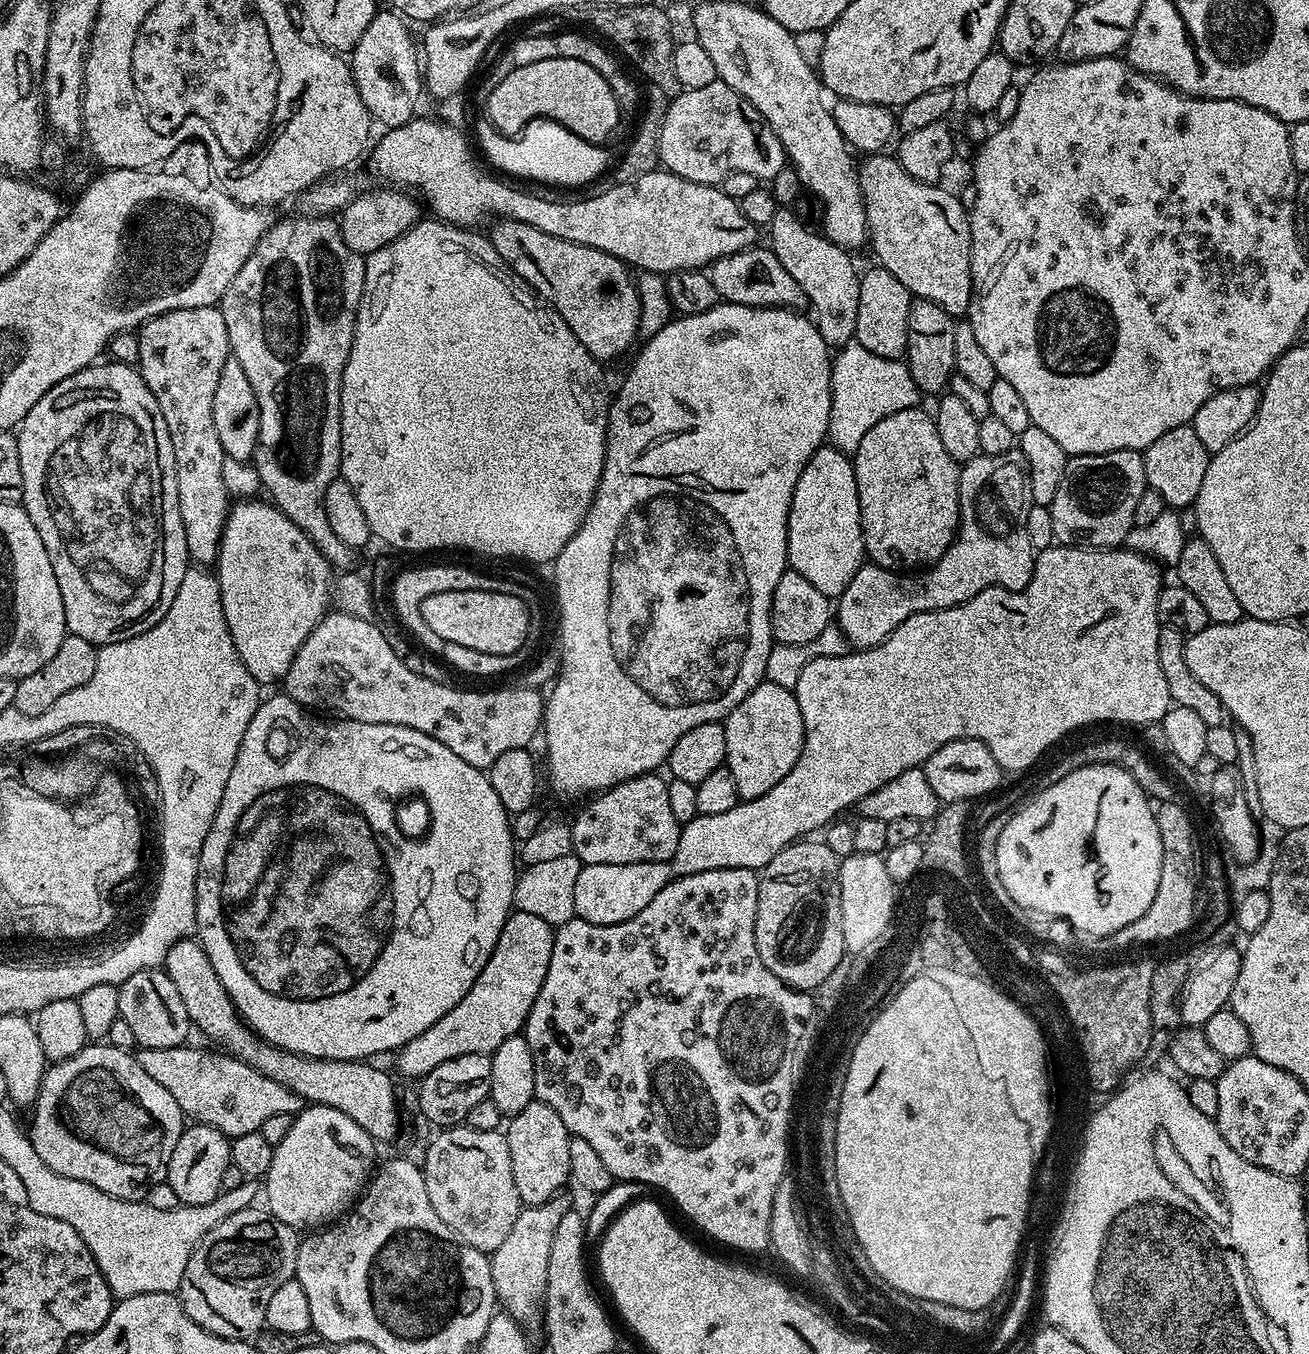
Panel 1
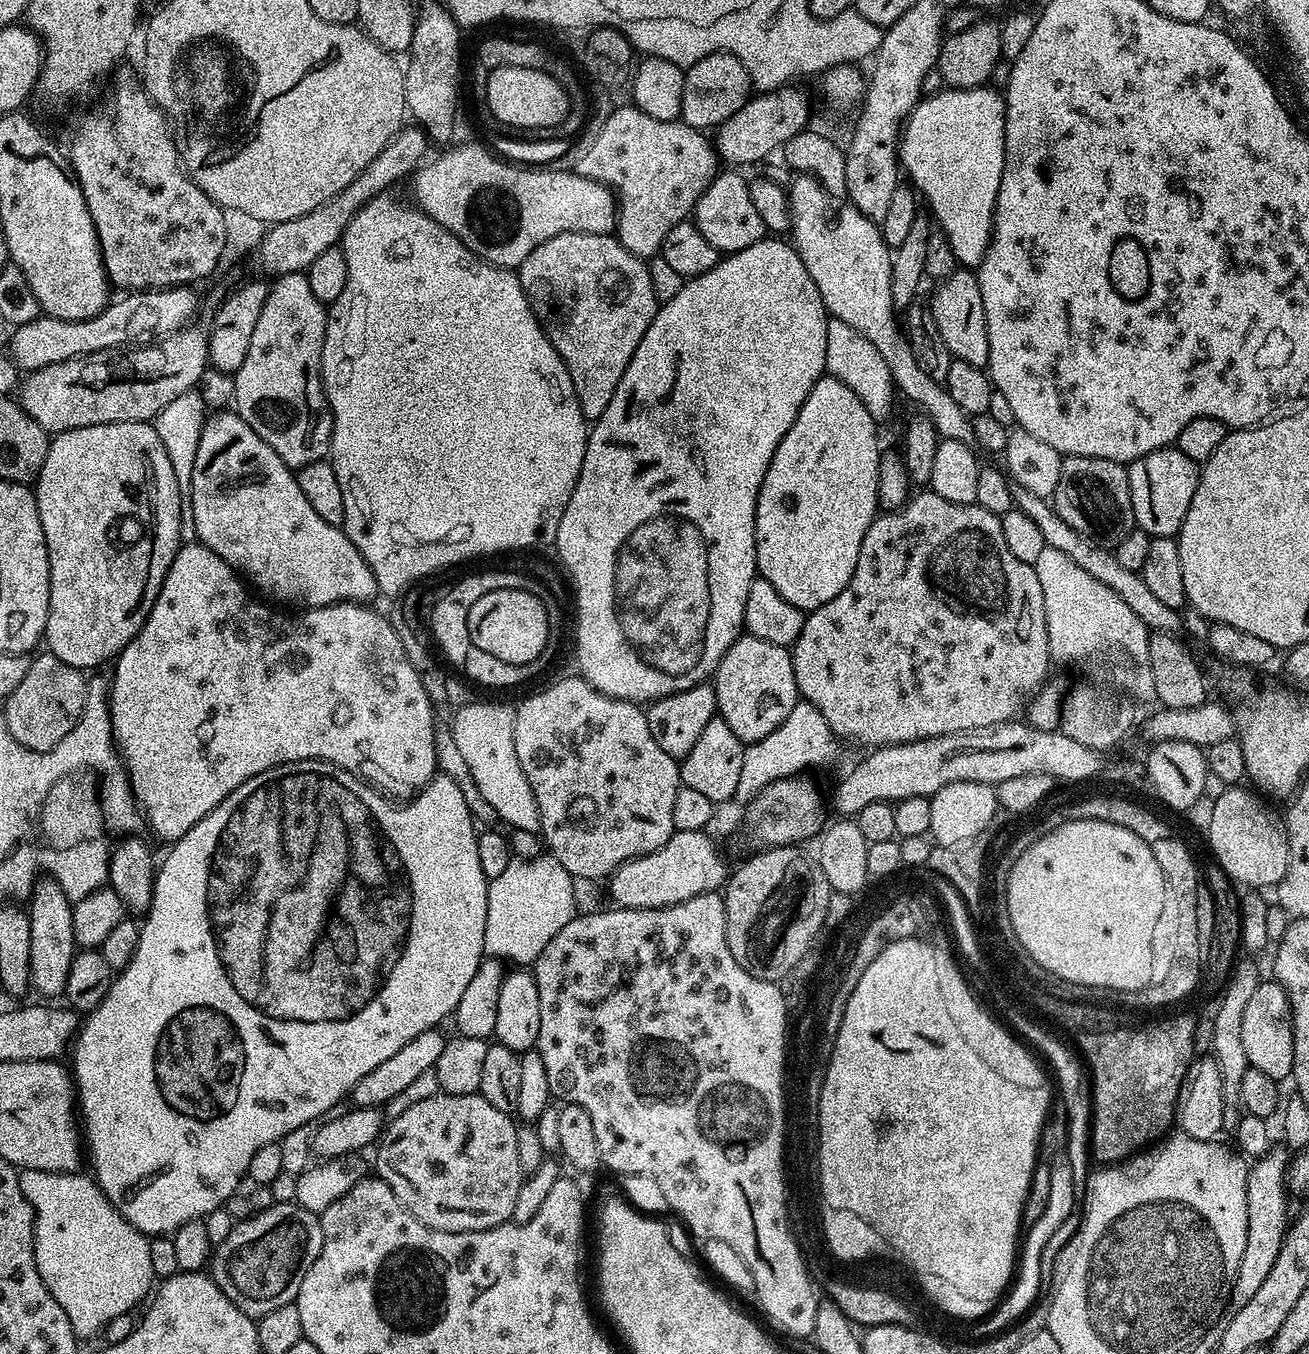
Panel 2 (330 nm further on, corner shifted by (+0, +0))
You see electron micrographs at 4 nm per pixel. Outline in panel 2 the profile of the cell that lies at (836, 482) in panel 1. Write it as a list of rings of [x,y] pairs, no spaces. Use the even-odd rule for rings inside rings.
[[[825,374],[820,377],[814,390],[810,390],[806,402],[802,402],[802,410],[798,410],[794,426],[790,426],[790,430],[786,430],[786,438],[778,442],[778,450],[774,450],[774,458],[766,470],[766,478],[762,478],[762,486],[756,499],[756,571],[759,579],[770,582],[770,586],[774,586],[774,590],[778,590],[778,594],[782,594],[786,602],[790,602],[790,606],[798,606],[805,614],[814,611],[818,606],[826,606],[826,602],[842,594],[850,578],[854,578],[854,566],[858,566],[858,550],[862,550],[862,538],[866,538],[866,530],[870,530],[872,521],[878,515],[882,447],[880,448],[880,440],[876,437],[876,428],[878,422],[872,417],[870,410],[862,406],[862,398],[858,398],[858,394],[850,390],[850,386]]]

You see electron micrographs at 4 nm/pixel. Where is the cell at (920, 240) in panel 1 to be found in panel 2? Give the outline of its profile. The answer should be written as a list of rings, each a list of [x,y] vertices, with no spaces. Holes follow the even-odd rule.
[[[957,270],[935,285],[936,293],[930,297],[932,313],[938,330],[942,330],[942,342],[957,360],[970,362],[970,366],[987,369],[990,354],[990,338],[986,330],[986,310],[982,306],[982,290],[975,275],[968,270]]]

